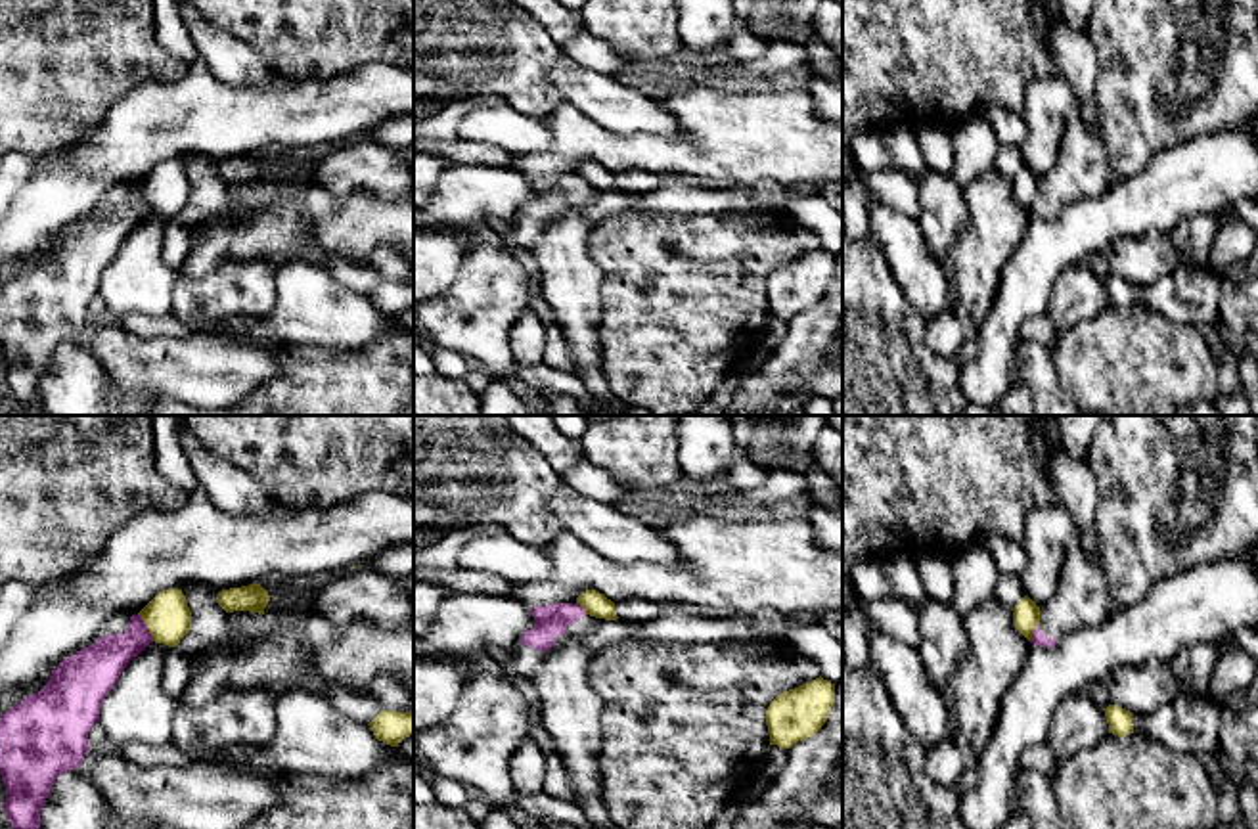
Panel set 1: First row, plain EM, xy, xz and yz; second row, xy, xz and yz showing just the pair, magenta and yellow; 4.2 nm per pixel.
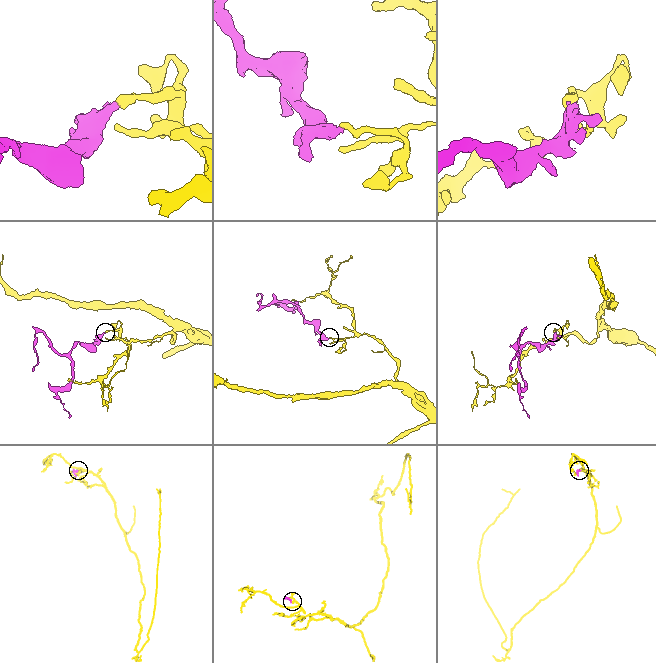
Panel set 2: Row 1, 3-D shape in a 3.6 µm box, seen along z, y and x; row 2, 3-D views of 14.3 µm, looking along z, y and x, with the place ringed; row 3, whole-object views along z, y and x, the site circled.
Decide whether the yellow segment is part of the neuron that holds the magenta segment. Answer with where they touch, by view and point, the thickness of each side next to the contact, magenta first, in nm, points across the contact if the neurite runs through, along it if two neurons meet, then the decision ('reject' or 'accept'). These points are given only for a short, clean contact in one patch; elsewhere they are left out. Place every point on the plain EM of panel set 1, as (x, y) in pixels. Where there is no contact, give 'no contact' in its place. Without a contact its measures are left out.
contact xy (146, 198); calibres 190 and 190 nm; border xy (138, 184), (154, 211); reject

